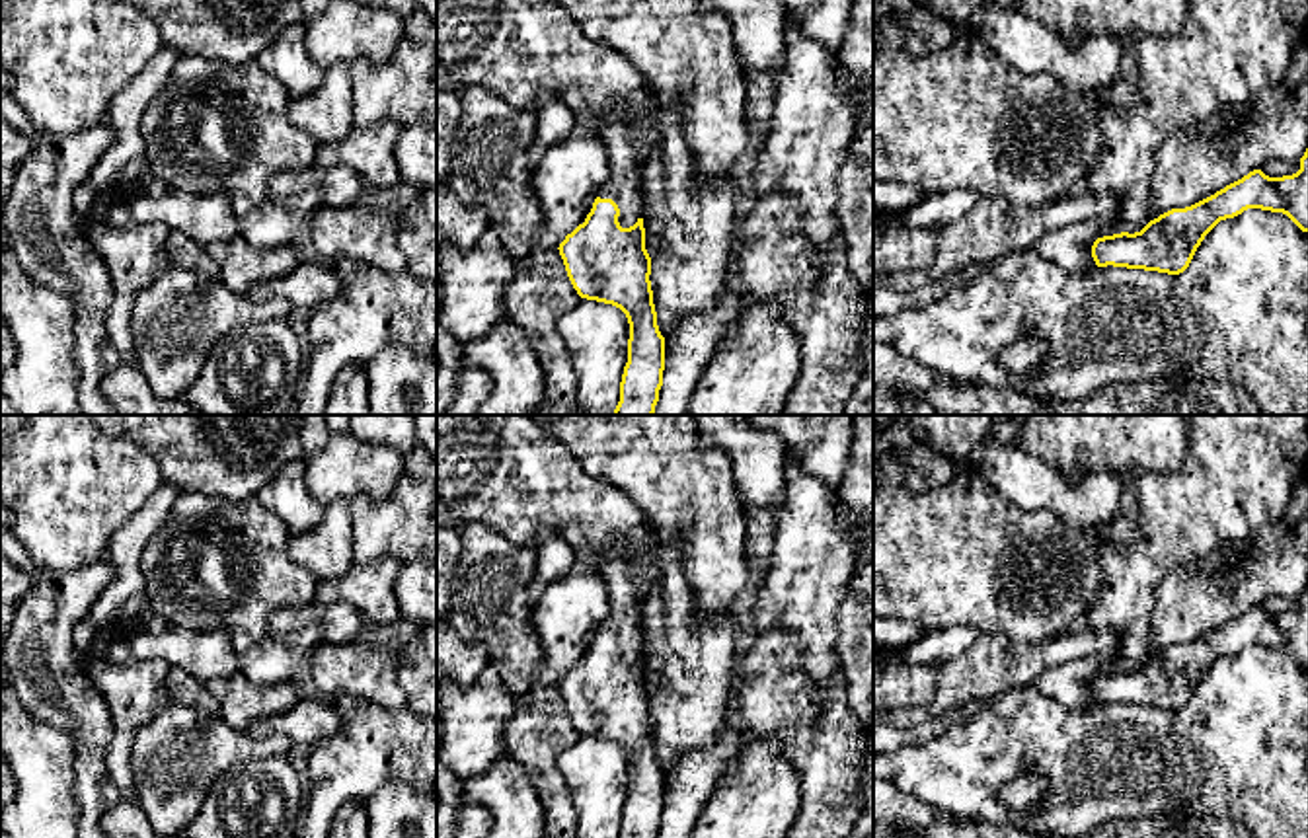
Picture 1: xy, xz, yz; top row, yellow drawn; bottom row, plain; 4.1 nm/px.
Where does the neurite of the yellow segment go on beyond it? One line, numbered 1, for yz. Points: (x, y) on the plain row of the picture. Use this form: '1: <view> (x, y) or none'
1: none

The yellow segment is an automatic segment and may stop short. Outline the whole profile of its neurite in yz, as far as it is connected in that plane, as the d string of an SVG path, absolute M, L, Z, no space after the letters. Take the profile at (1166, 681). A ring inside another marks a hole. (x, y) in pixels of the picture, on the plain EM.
M1308 585L1296 610L1269 614L1261 606L1253 606L1191 643L1160 651L1140 668L1097 674L1092 694L1097 704L1113 702L1179 711L1220 657L1234 655L1248 645L1283 649L1302 668L1308 668Z

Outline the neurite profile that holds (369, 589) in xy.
M384 555L368 565L351 565L339 579L318 583L314 602L347 602L361 612L365 622L378 628L382 637L400 622L400 604L394 594L402 563Z

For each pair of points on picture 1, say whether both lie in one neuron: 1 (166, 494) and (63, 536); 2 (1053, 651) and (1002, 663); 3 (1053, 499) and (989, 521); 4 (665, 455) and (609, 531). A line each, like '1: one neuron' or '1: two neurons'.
1: two neurons
2: one neuron
3: two neurons
4: two neurons

